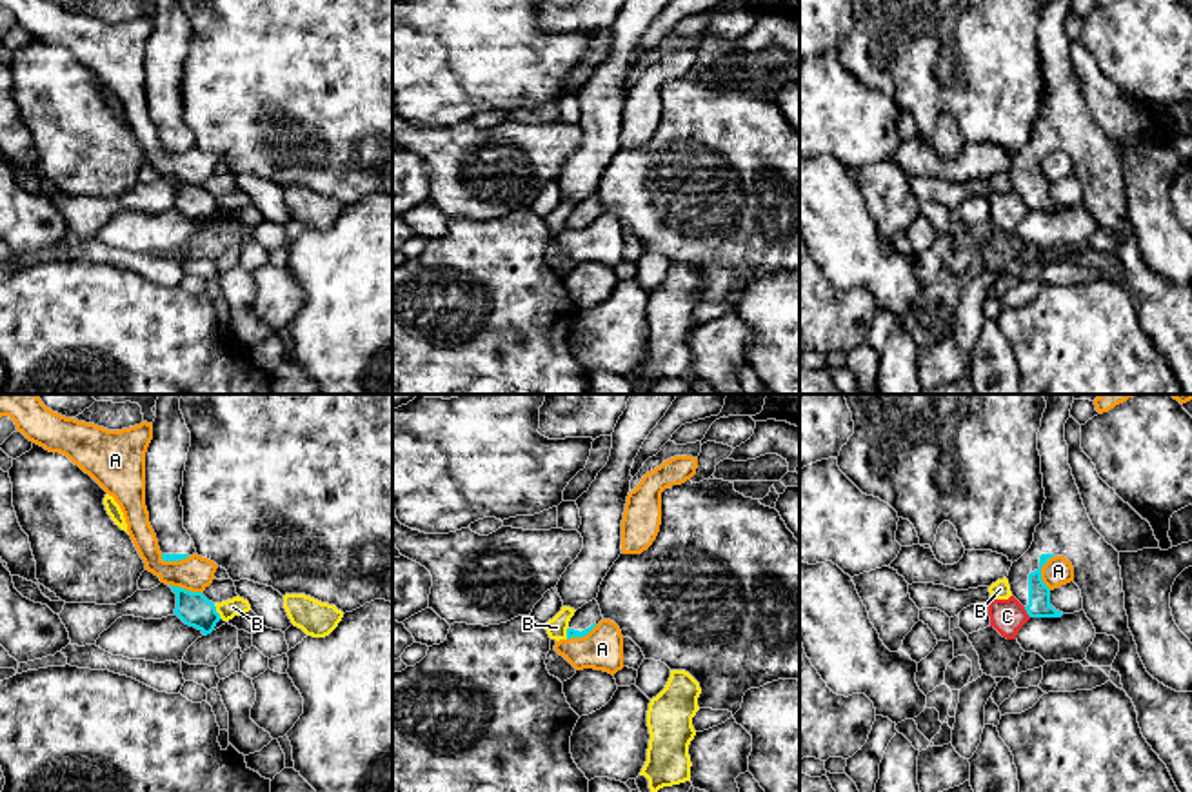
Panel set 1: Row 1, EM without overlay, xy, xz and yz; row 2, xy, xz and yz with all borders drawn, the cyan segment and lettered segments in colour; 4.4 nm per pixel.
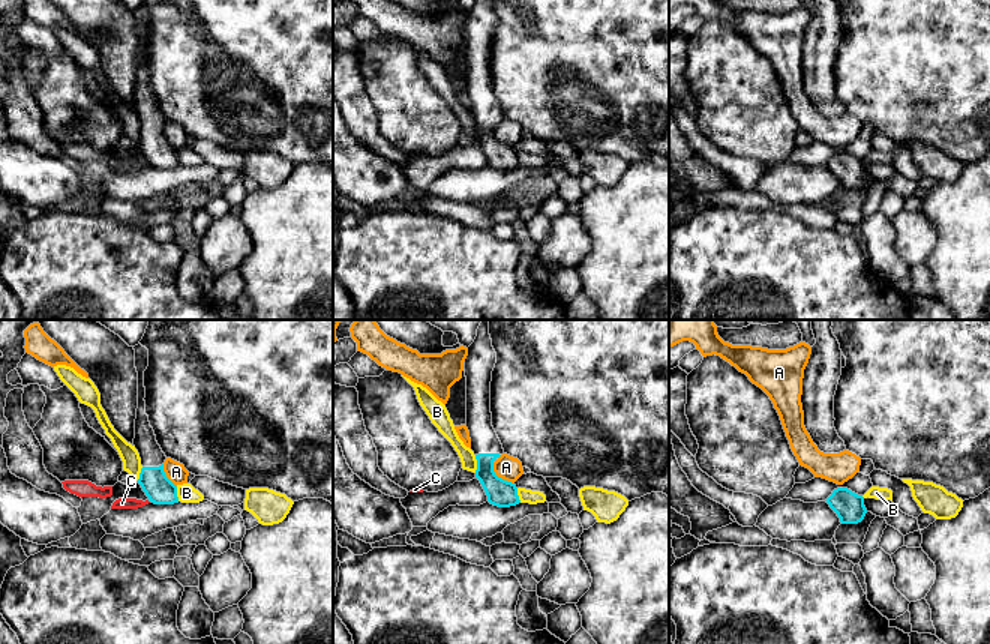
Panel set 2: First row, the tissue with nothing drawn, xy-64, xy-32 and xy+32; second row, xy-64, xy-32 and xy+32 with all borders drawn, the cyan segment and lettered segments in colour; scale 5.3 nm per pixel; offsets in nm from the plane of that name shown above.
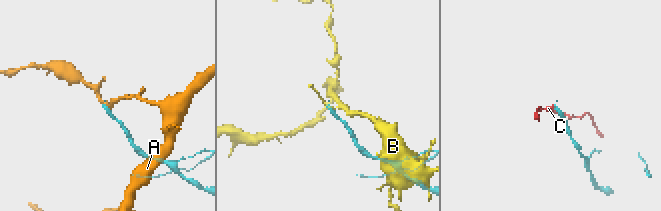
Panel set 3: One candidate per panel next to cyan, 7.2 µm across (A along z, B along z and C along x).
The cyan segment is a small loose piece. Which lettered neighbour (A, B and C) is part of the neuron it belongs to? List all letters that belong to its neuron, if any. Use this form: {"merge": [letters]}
{"merge": []}

